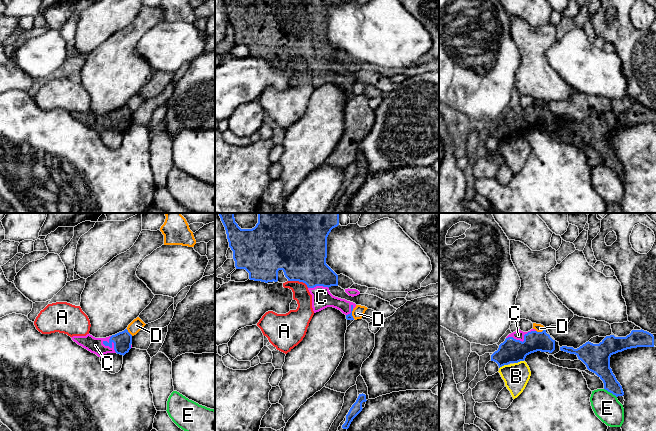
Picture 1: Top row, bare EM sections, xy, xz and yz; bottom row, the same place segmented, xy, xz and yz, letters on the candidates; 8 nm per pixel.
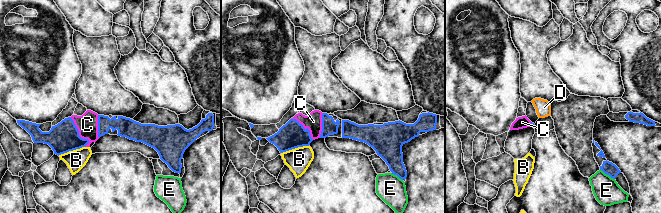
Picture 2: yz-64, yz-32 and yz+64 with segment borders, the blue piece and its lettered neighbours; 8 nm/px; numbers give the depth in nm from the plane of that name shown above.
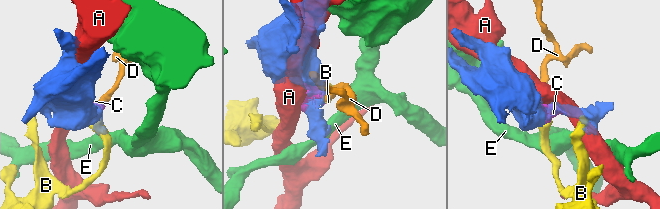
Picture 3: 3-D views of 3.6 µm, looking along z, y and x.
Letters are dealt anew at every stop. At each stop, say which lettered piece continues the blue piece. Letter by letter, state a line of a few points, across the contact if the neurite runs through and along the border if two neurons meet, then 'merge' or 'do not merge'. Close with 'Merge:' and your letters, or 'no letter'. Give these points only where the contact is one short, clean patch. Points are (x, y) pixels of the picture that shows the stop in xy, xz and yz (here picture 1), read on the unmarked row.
A: do not merge
B: line yz (523, 136), (514, 139); do not merge
C: merge
D: line yz (545, 105), (536, 107); do not merge
E: line yz (604, 164), (616, 173); do not merge
Merge: C

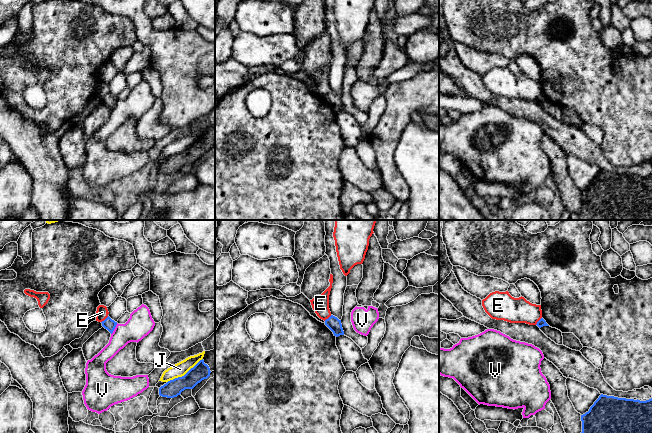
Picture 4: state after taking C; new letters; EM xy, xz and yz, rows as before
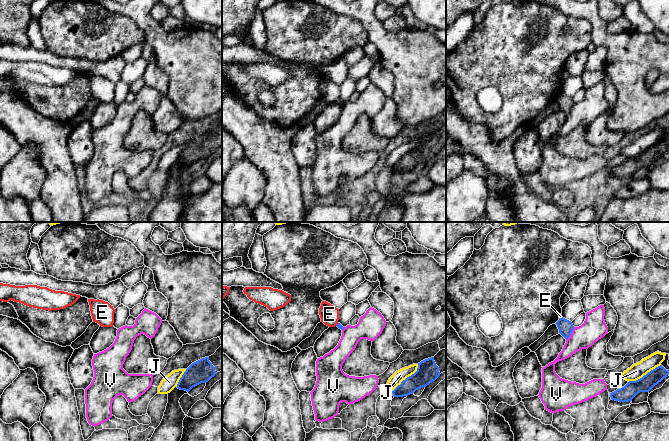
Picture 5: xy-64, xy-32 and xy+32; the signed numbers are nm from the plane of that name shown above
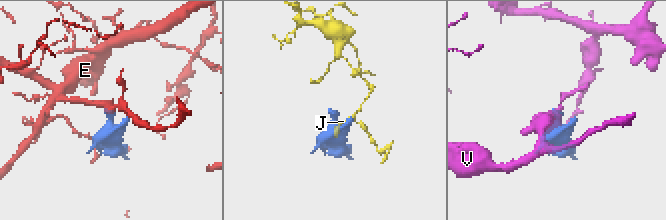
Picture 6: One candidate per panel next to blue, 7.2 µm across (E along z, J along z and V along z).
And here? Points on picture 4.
E: line xy (108, 92), (101, 98); do not merge
J: line xy (202, 134), (183, 151), (170, 155), (167, 158); do not merge
V: line xy (117, 99), (111, 110); do not merge
Merge: no letter

